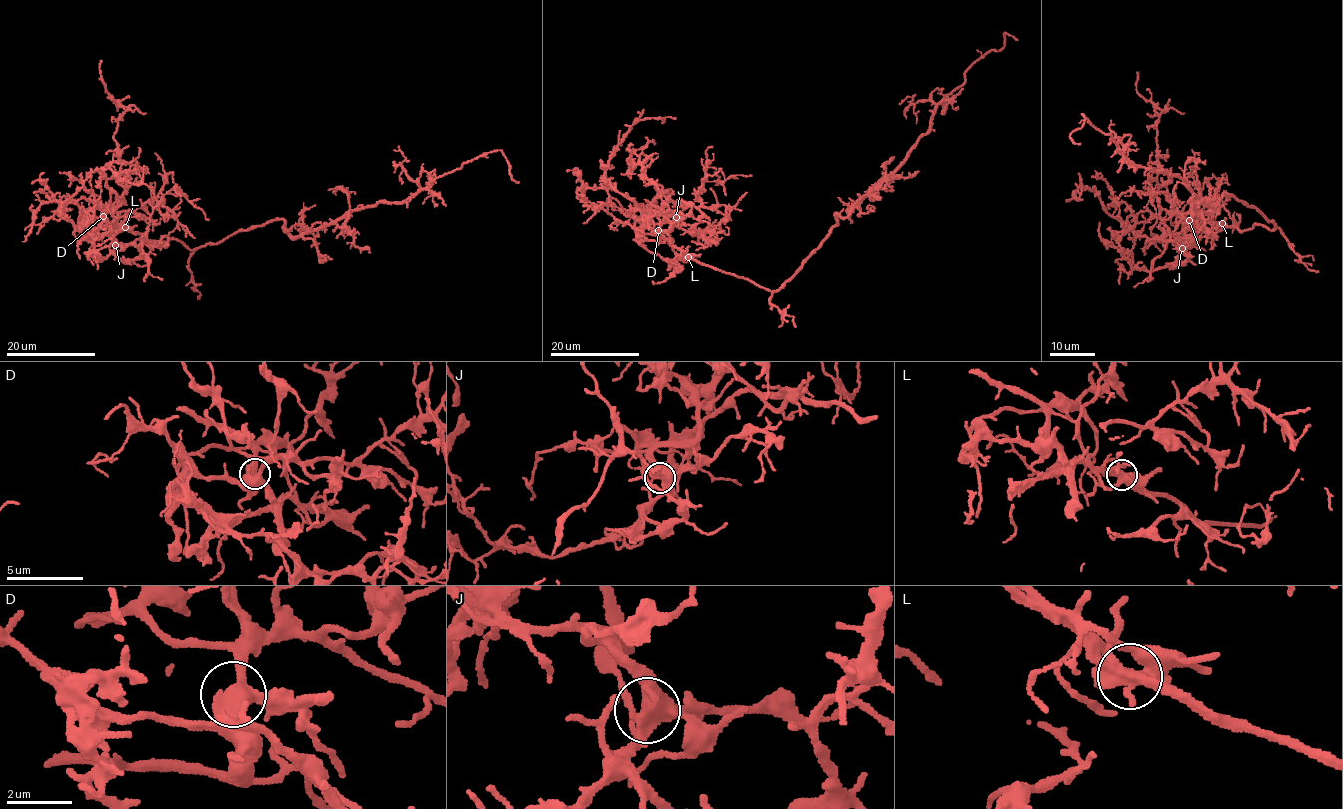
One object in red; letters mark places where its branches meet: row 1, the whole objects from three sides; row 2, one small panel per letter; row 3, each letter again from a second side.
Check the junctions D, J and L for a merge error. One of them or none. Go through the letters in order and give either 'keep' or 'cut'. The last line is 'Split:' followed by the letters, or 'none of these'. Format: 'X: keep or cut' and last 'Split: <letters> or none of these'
D: keep
J: keep
L: cut
Split: L

